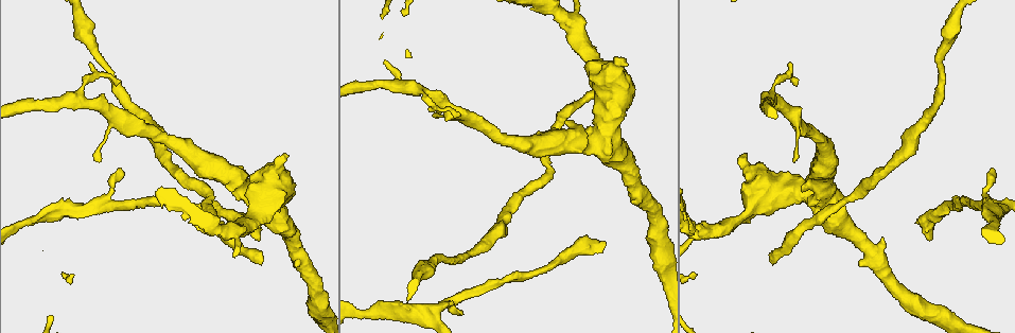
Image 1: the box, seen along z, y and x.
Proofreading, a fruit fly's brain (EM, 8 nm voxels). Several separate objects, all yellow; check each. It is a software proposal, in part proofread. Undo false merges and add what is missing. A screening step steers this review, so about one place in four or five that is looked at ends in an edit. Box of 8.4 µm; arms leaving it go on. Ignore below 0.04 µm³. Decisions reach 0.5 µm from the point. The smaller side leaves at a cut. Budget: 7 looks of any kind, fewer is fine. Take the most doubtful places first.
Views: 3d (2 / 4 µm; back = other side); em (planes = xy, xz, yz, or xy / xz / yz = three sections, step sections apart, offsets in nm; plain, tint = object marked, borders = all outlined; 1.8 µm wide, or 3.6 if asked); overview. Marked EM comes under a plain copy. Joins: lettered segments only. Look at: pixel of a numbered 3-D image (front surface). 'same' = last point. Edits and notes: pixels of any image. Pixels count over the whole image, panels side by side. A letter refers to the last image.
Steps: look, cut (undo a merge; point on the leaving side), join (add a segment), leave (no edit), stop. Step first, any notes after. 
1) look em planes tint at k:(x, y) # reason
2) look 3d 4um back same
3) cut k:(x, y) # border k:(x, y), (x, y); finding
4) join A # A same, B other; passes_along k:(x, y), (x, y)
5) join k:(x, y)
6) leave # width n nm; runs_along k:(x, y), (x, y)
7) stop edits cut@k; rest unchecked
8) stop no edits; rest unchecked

look 3d 2um at 1:(771, 262) # long arm stops here

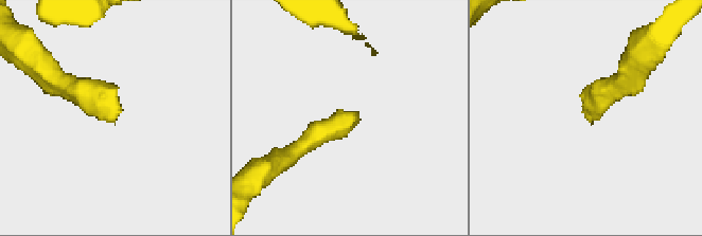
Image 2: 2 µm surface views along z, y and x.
look em 3.6um planes borders at 2:(115, 118)

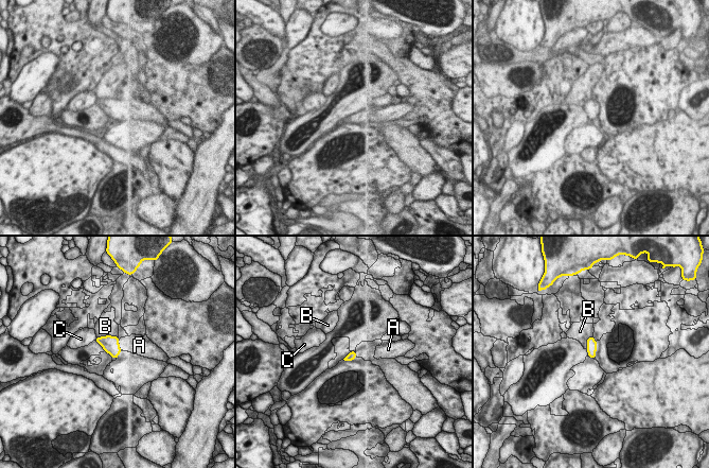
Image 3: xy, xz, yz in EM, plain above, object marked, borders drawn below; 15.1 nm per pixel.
join A # A same, B other, C other; passes_along 3:(110, 344), (119, 345), (135, 344); it goes on there

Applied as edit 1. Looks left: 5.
look overview # redraw

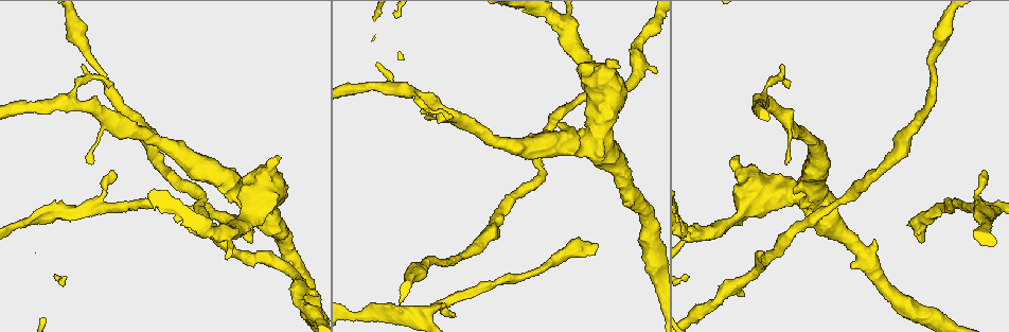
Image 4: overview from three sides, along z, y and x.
look em planes borders at 4:(78, 211) # side arm on a straight run

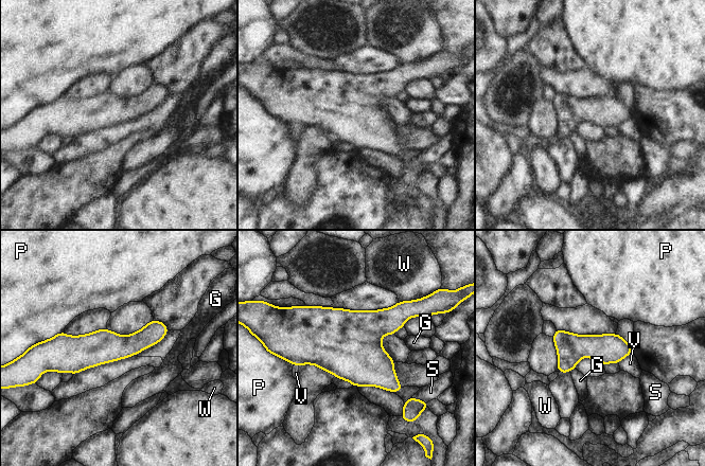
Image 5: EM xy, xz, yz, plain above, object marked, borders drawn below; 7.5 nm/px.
leave # G other, P other, S other, V other, W other; one neuron here

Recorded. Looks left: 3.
look em 3.6um xz step 4 tint at 4:(739, 159) # free end

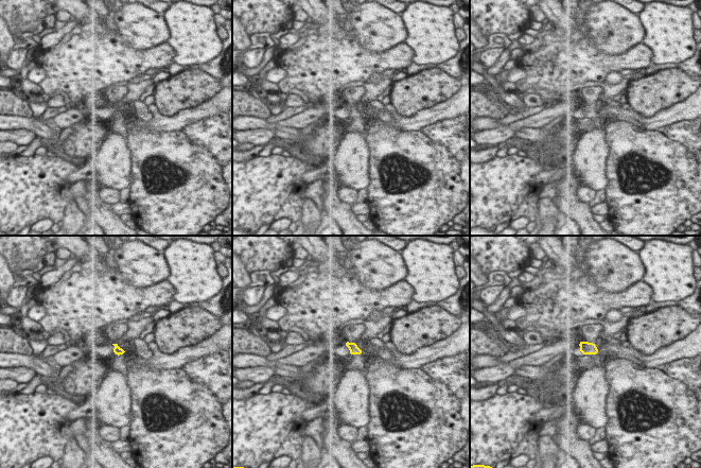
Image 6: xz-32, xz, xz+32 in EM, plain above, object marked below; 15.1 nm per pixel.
look em 3.6um planes borders same

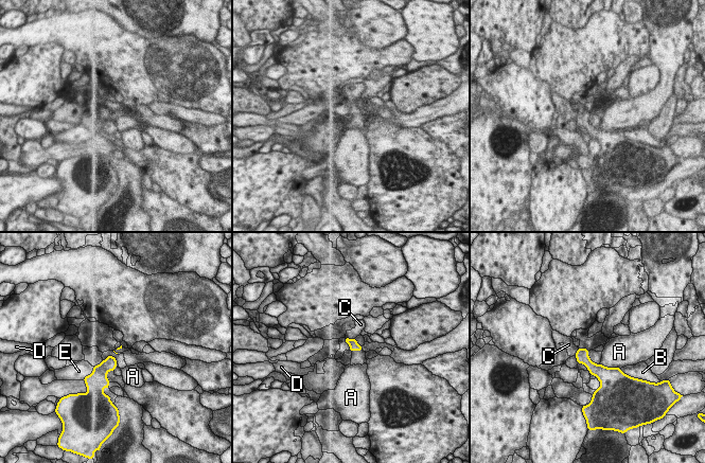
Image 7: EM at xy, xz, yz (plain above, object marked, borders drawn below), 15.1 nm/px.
join C # longest_contact A 340 nm; A other, B other, C same, D other, E other; passes_along 7:(354, 345), (350, 339), (352, 334); it goes on there

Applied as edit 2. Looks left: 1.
stop edits join@3, join@7; rest unchecked

